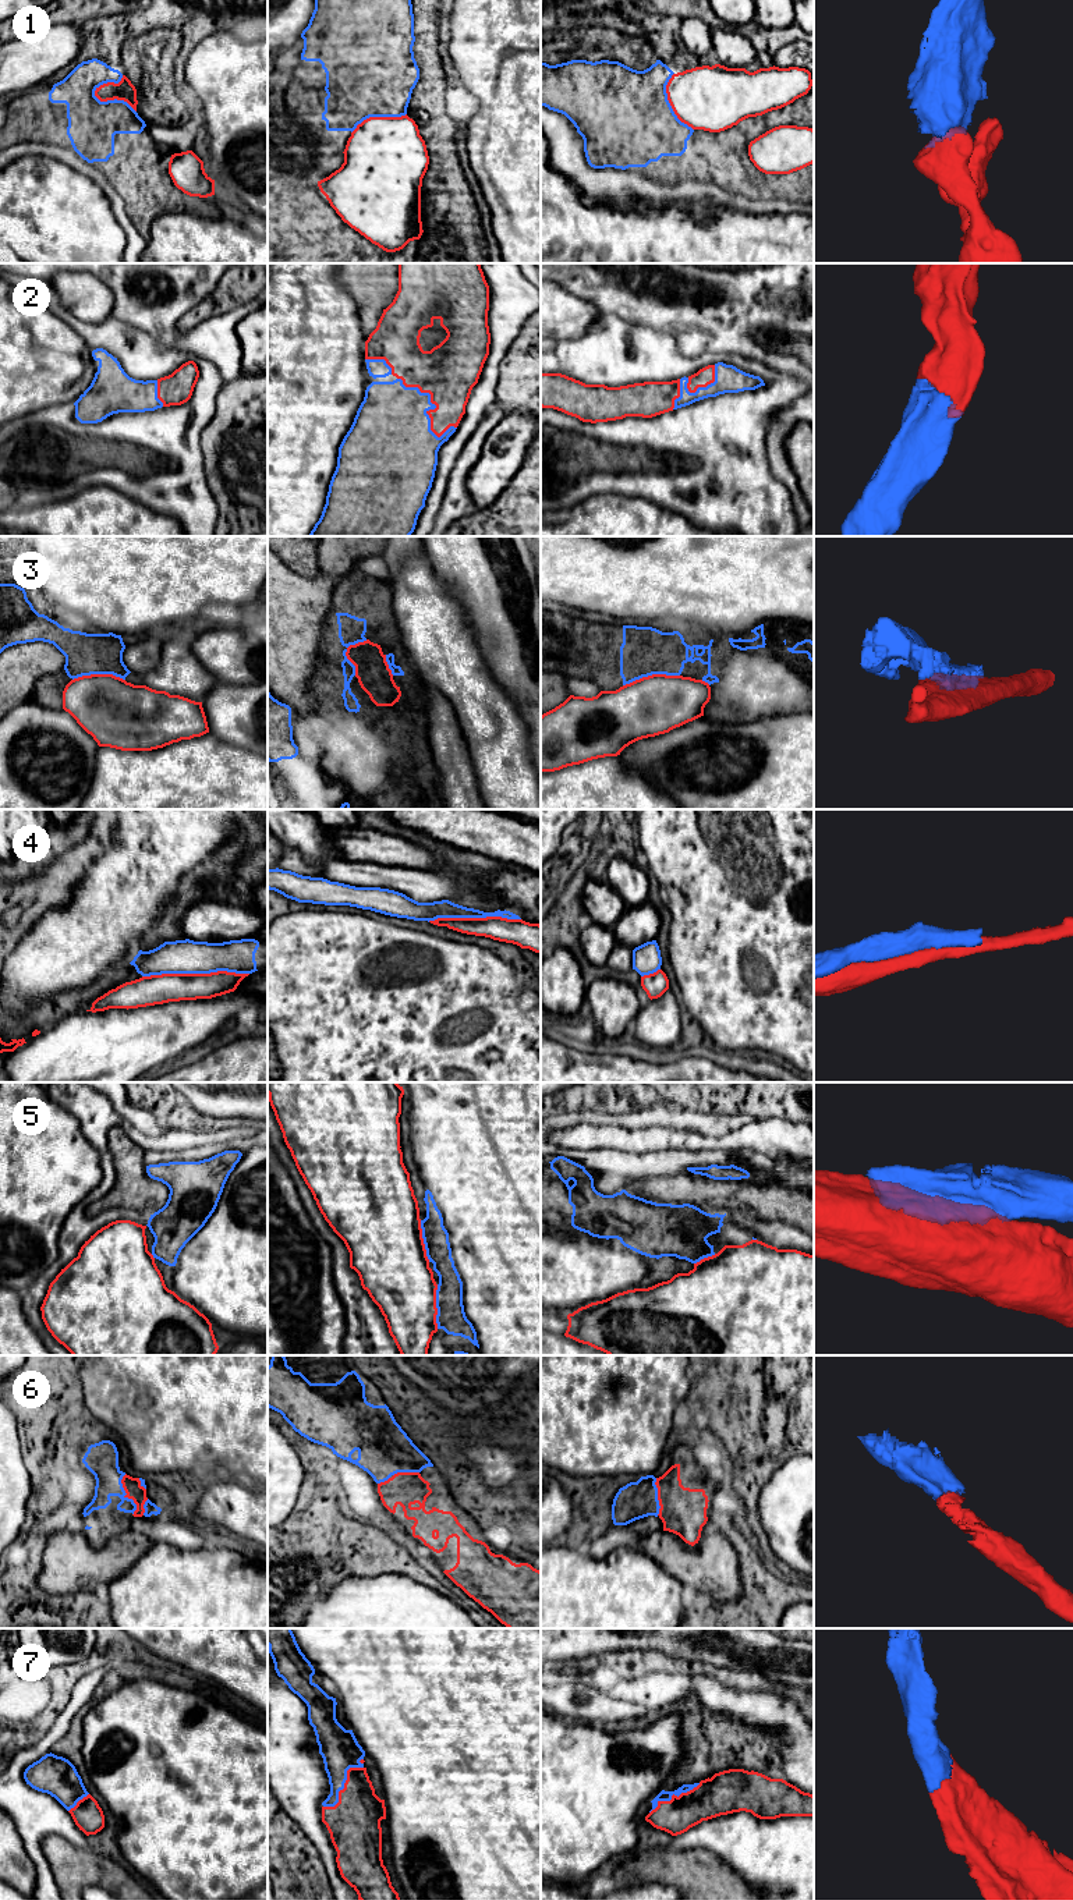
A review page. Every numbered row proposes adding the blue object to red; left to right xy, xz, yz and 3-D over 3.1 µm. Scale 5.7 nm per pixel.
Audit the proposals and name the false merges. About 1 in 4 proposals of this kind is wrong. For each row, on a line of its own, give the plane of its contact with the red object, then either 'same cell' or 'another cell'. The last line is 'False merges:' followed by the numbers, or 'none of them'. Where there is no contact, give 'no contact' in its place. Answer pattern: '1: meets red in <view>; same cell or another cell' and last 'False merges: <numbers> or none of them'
1: meets red in xy; another cell
2: meets red in xz; same cell
3: meets red in yz; another cell
4: meets red in xy; another cell
5: meets red in xz; another cell
6: meets red in xy; same cell
7: meets red in xz; same cell
False merges: 1, 3, 4, 5

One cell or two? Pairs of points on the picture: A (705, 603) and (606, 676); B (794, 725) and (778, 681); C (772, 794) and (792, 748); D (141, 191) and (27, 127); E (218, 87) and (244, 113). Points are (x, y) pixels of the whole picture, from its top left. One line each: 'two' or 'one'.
A: two
B: two
C: one
D: one
E: one

